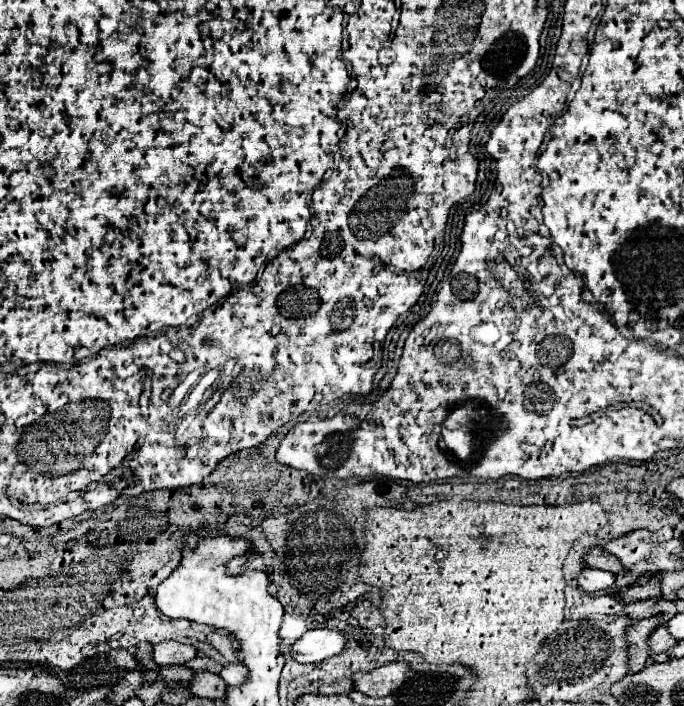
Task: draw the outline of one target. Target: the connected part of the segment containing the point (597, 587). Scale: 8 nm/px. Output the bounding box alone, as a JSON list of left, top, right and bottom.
[578,568,616,594]

